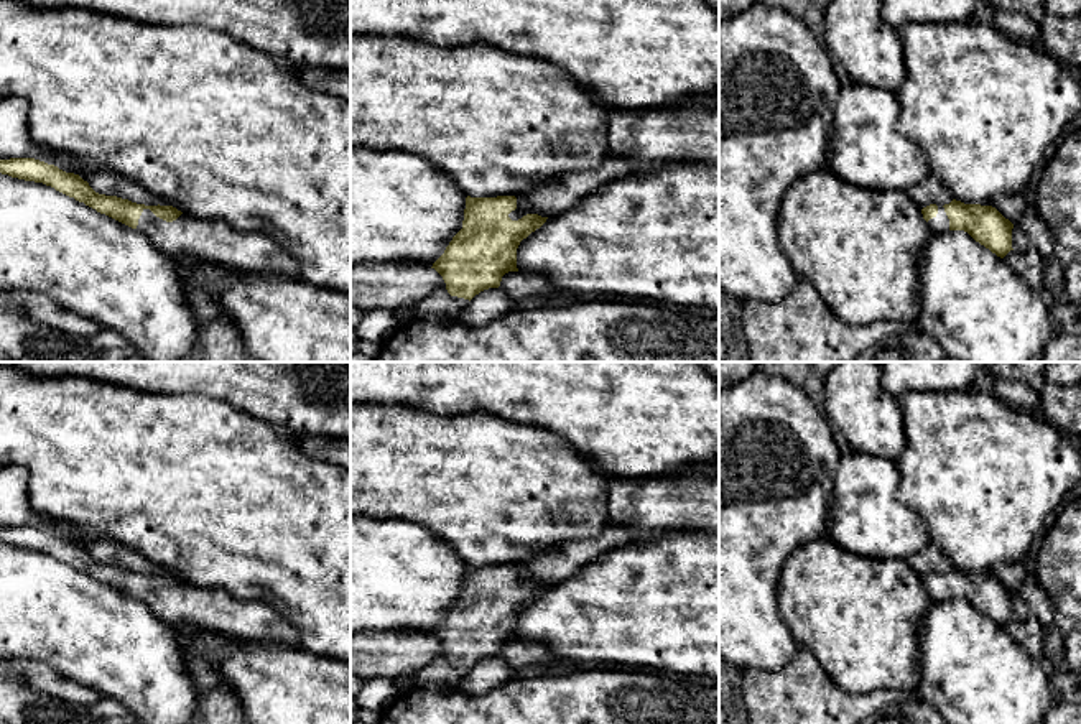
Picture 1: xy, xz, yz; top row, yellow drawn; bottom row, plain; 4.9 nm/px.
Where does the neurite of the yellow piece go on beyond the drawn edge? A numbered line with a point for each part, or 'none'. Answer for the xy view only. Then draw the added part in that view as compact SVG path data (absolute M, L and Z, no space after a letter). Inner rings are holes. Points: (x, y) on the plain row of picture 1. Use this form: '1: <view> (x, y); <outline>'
1: xy (209, 609); M143 578L137 597L168 625L196 627L245 642L276 642L301 647L299 632L260 601L240 601L225 591L181 582L166 591Z

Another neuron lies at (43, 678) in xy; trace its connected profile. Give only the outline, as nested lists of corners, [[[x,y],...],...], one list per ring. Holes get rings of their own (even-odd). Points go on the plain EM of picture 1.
[[[8,661],[15,666],[33,689],[79,706],[87,706],[100,699],[100,694],[81,683],[71,681],[41,661]]]

